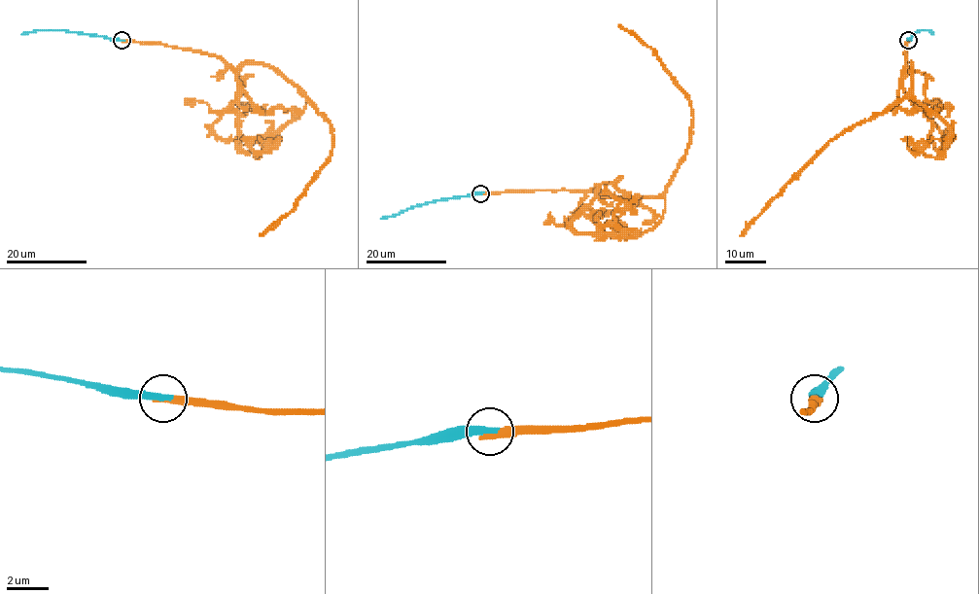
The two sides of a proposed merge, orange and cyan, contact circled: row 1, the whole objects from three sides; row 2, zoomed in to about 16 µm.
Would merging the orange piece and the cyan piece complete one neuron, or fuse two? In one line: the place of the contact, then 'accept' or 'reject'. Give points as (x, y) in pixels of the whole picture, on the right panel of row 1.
(908, 40) | accept

